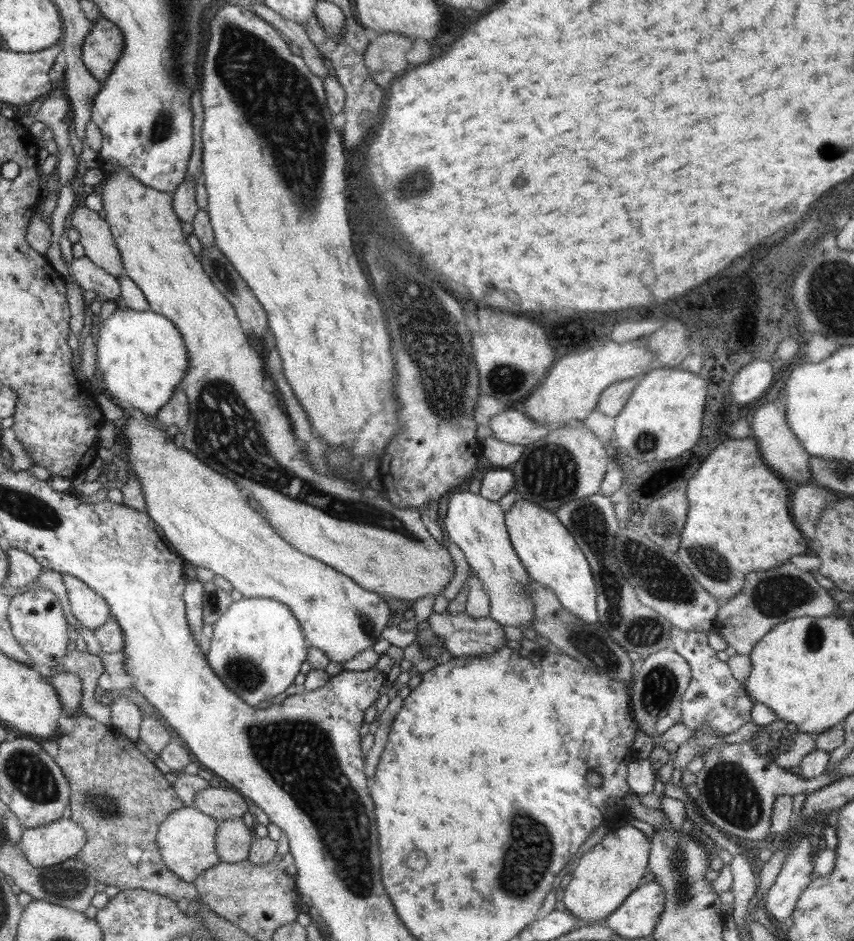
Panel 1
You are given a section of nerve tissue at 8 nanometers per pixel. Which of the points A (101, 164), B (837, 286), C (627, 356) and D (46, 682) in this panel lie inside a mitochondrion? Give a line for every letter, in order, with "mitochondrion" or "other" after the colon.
A: other
B: mitochondrion
C: other
D: other

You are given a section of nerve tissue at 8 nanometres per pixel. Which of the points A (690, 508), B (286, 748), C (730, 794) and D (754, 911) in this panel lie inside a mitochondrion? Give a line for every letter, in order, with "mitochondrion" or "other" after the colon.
A: other
B: mitochondrion
C: mitochondrion
D: other

